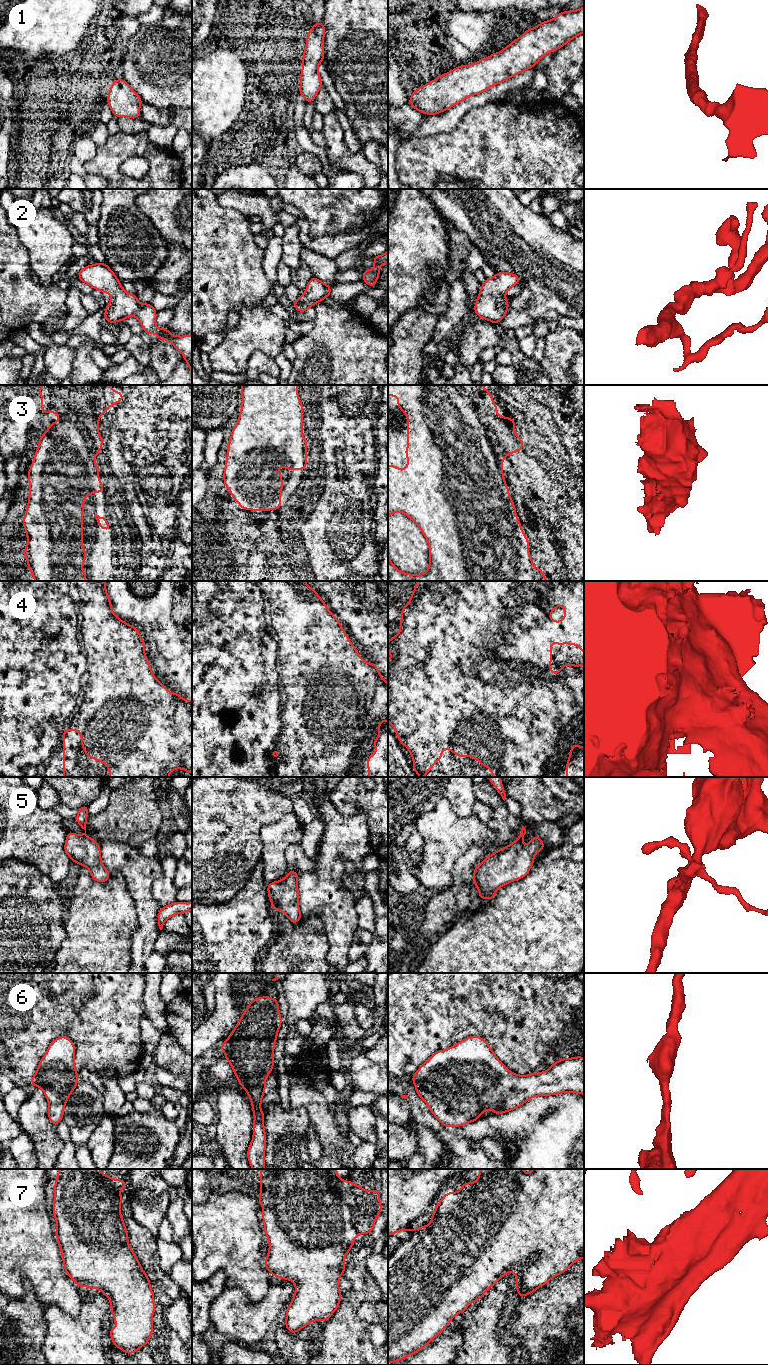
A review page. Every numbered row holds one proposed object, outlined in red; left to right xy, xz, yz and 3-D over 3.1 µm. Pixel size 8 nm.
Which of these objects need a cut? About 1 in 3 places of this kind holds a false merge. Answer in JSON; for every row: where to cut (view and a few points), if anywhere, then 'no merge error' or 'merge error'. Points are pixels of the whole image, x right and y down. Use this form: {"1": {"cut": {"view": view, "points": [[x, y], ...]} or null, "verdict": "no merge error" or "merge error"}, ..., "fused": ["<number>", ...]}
{"1": {"cut": null, "verdict": "no merge error"}, "2": {"cut": null, "verdict": "no merge error"}, "3": {"cut": null, "verdict": "no merge error"}, "4": {"cut": null, "verdict": "no merge error"}, "5": {"cut": null, "verdict": "no merge error"}, "6": {"cut": null, "verdict": "no merge error"}, "7": {"cut": null, "verdict": "no merge error"}, "fused": []}

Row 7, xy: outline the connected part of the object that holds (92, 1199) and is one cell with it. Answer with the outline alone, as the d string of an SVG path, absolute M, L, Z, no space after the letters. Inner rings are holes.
M59 1169L57 1172L57 1178L54 1186L54 1203L52 1210L54 1213L55 1222L57 1224L56 1238L58 1241L59 1248L61 1250L65 1272L79 1287L88 1287L100 1290L108 1297L111 1306L110 1313L114 1316L114 1323L118 1326L117 1328L109 1329L109 1334L111 1335L112 1343L123 1352L127 1354L134 1354L137 1350L139 1350L149 1342L150 1337L152 1335L152 1317L155 1312L155 1296L151 1289L151 1282L148 1278L148 1275L143 1271L136 1254L132 1251L129 1245L128 1232L120 1212L120 1205L124 1200L121 1197L120 1191L125 1186L126 1180L112 1179L109 1175L102 1174L100 1172L100 1169Z

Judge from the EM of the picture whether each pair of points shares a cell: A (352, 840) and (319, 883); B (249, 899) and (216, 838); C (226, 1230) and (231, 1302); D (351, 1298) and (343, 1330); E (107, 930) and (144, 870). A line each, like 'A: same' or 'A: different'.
A: same
B: different
C: different
D: same
E: different

